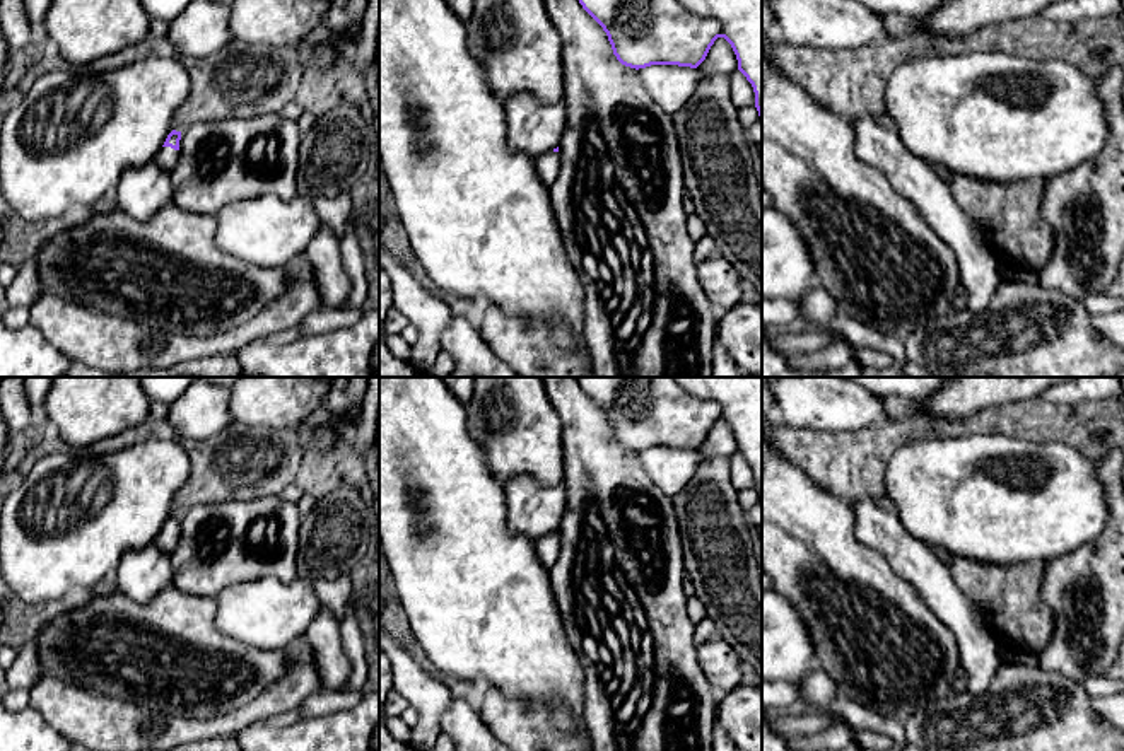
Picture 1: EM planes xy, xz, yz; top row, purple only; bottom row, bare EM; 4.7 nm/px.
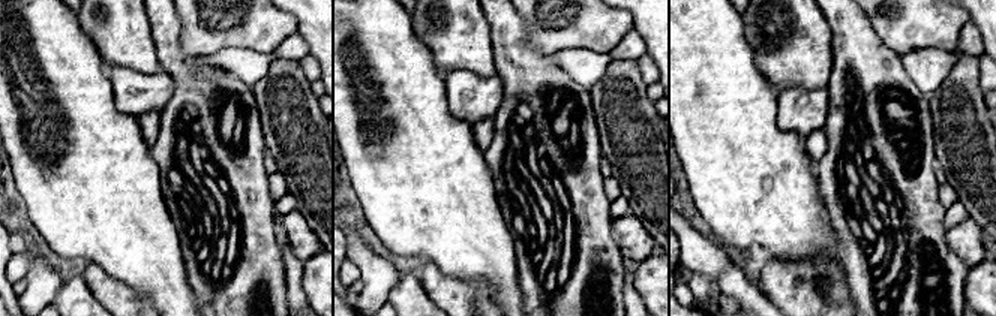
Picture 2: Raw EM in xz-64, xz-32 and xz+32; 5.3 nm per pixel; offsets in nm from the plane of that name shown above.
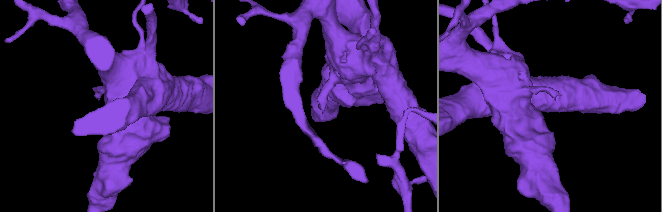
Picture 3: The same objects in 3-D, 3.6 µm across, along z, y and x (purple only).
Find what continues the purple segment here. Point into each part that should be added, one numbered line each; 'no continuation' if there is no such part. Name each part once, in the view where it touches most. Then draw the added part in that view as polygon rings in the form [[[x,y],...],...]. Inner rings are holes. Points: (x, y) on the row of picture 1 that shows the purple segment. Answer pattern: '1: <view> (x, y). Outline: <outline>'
1: xy (166, 157). Outline: [[[162,147],[157,155],[155,162],[167,172],[171,172],[179,159],[179,150],[174,150],[171,147]]]

